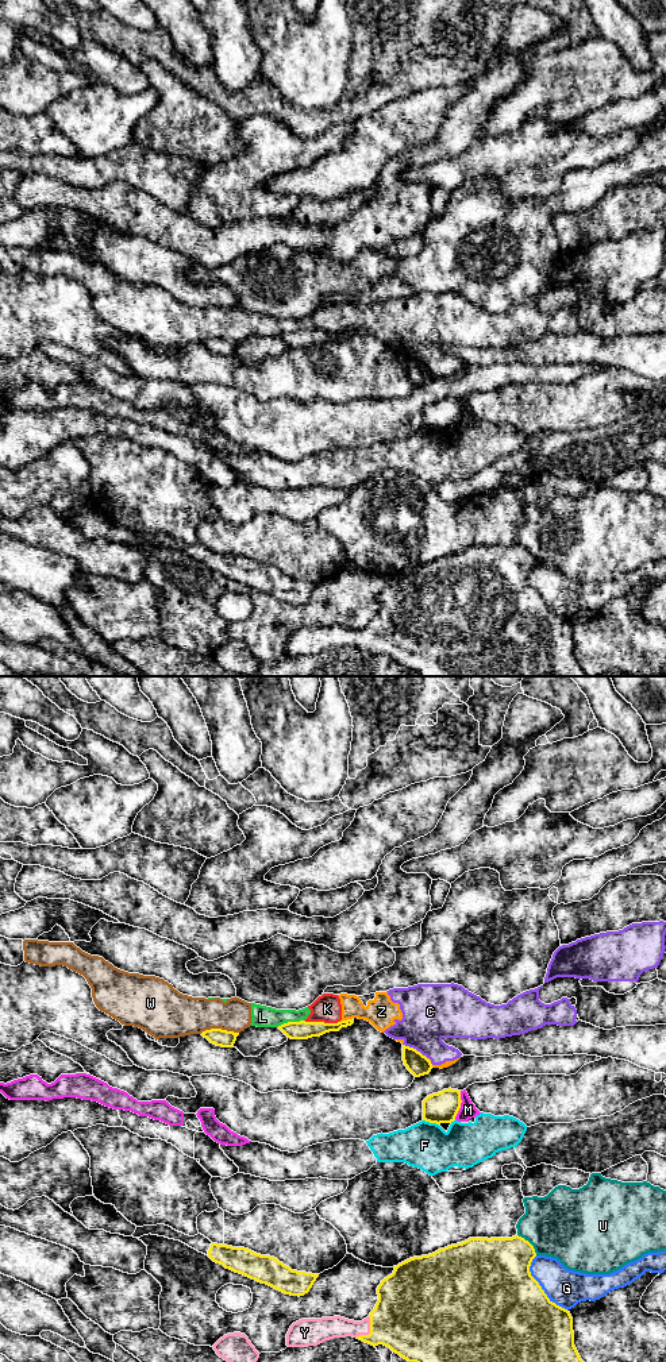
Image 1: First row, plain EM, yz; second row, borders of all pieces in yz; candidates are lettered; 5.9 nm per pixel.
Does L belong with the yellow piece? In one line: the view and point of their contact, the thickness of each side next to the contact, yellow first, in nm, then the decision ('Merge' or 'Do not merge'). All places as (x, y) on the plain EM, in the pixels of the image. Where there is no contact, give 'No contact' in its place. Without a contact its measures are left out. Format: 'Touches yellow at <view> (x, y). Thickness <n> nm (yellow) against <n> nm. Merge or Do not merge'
Touches yellow at yz (289, 331). Thickness 110 nm (yellow) against 130 nm. Do not merge

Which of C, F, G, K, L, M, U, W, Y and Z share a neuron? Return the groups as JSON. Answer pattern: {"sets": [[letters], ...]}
{"sets": [["C", "K", "L", "W", "Z"], ["F"], ["G"], ["M"], ["U"], ["Y"]]}

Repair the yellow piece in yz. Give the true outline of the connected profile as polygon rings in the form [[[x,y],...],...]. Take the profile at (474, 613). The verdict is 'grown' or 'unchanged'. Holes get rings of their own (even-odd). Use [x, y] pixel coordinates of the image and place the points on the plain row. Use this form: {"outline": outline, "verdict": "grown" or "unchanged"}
{"outline": [[[469,547],[457,553],[438,560],[409,567],[397,575],[390,584],[384,587],[377,597],[378,610],[370,624],[362,630],[349,629],[340,625],[322,628],[301,628],[293,632],[286,643],[288,656],[317,655],[334,647],[353,645],[372,655],[384,653],[408,671],[416,671],[421,676],[589,676],[580,665],[574,655],[573,626],[570,621],[553,611],[539,591],[531,584],[530,575],[536,566],[534,555],[524,547]]], "verdict": "grown"}

